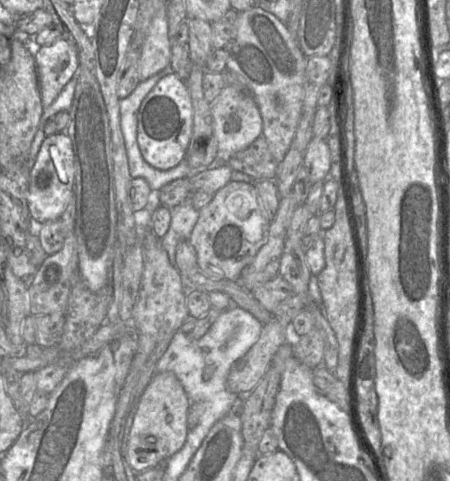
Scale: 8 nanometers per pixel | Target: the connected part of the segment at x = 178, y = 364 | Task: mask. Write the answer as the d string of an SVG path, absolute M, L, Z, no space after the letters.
M232 305L229 309L223 311L214 321L209 330L198 340L191 339L186 333L176 331L171 341L155 365L155 373L172 372L182 384L188 398L191 402L198 402L202 405L202 415L200 418L205 419L208 427L204 430L207 435L211 427L222 417L232 410L239 410L241 401L239 396L231 392L226 386L226 379L232 364L245 355L250 348L259 339L262 324L250 312L243 308Z

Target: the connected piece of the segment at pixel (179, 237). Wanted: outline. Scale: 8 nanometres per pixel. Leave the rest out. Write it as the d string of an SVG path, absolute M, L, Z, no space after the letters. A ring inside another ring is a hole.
M190 201L183 202L171 209L171 222L166 234L160 238L161 246L167 252L171 264L176 265L176 247L182 240L188 239L197 223L199 211Z

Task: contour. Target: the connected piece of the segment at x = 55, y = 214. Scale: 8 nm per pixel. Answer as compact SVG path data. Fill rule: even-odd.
M65 132L46 136L33 163L26 186L26 201L34 223L57 220L74 197L75 177L72 141Z

